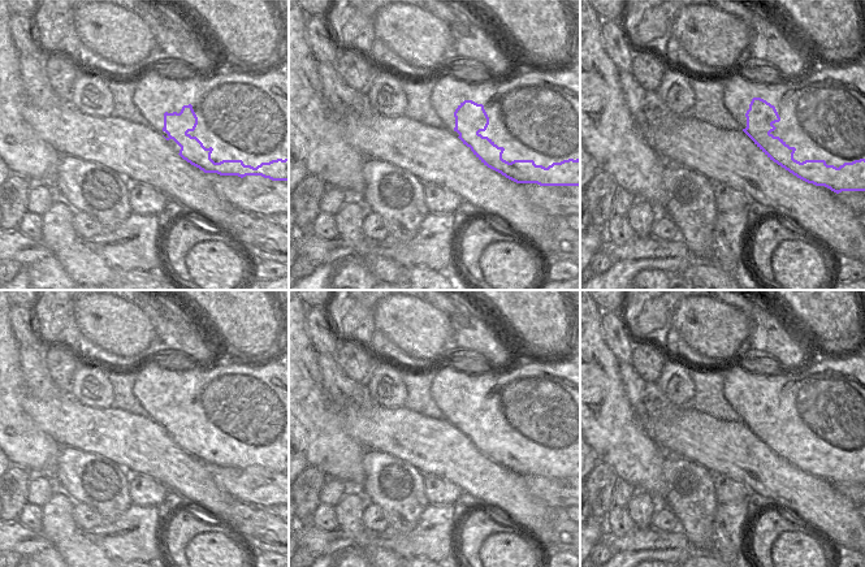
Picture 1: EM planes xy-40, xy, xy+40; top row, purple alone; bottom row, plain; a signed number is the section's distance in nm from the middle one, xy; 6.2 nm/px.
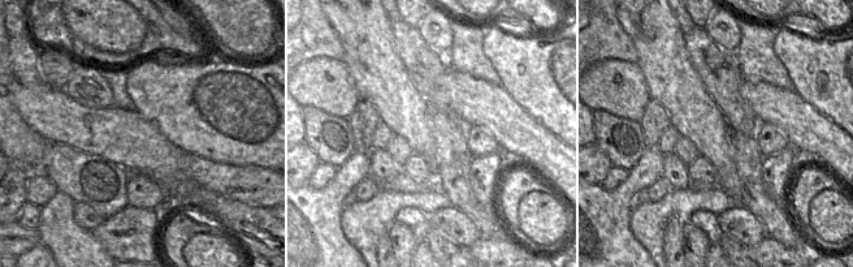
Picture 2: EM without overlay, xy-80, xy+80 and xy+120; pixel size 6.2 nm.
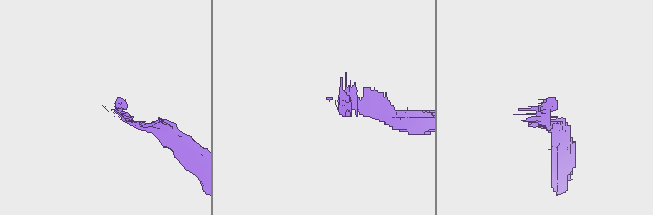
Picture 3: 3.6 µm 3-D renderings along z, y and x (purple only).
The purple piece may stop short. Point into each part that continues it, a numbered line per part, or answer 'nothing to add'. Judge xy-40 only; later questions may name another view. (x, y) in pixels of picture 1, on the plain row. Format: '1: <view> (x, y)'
1: xy-40 (135, 442).

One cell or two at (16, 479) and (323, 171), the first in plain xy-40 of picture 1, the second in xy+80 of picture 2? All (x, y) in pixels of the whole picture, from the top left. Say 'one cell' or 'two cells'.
two cells

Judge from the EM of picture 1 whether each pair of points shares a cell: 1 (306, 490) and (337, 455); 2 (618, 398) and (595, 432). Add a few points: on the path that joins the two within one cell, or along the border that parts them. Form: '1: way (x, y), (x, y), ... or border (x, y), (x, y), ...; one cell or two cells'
1: border (307, 463), (316, 467), (325, 476); two cells
2: border (593, 401), (597, 406), (634, 415); two cells

